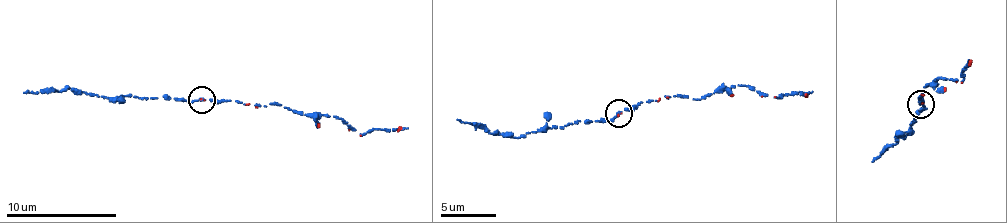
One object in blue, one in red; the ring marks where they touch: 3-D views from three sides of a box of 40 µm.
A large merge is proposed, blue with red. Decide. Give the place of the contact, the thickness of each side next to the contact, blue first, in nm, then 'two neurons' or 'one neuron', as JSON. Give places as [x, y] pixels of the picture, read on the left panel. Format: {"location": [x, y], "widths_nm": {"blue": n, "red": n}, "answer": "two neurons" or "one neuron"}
{"location": [202, 100], "widths_nm": {"blue": 180, "red": 90}, "answer": "one neuron"}

